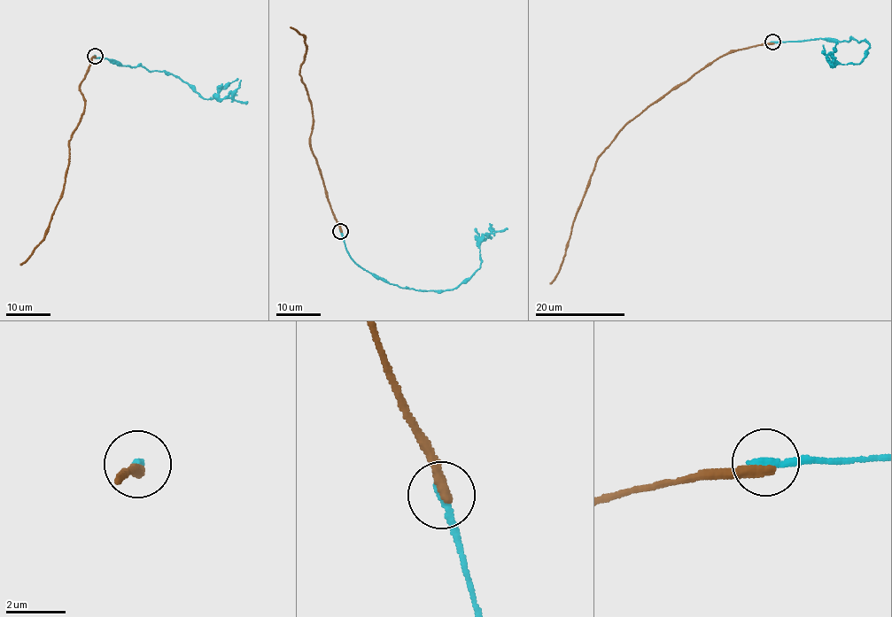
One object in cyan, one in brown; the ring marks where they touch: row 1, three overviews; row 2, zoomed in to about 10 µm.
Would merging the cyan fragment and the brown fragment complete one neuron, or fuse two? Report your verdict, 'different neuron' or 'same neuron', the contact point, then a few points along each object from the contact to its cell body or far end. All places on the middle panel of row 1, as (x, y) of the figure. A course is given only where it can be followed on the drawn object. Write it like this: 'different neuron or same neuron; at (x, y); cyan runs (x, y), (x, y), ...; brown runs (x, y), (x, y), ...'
different neuron; at (340, 231); cyan runs (341, 231), (346, 251), (366, 270), (400, 287), (445, 290), (478, 268), (480, 239), (490, 224); brown runs (341, 231), (309, 140), (313, 113), (299, 73), (308, 47), (306, 35), (290, 26)

